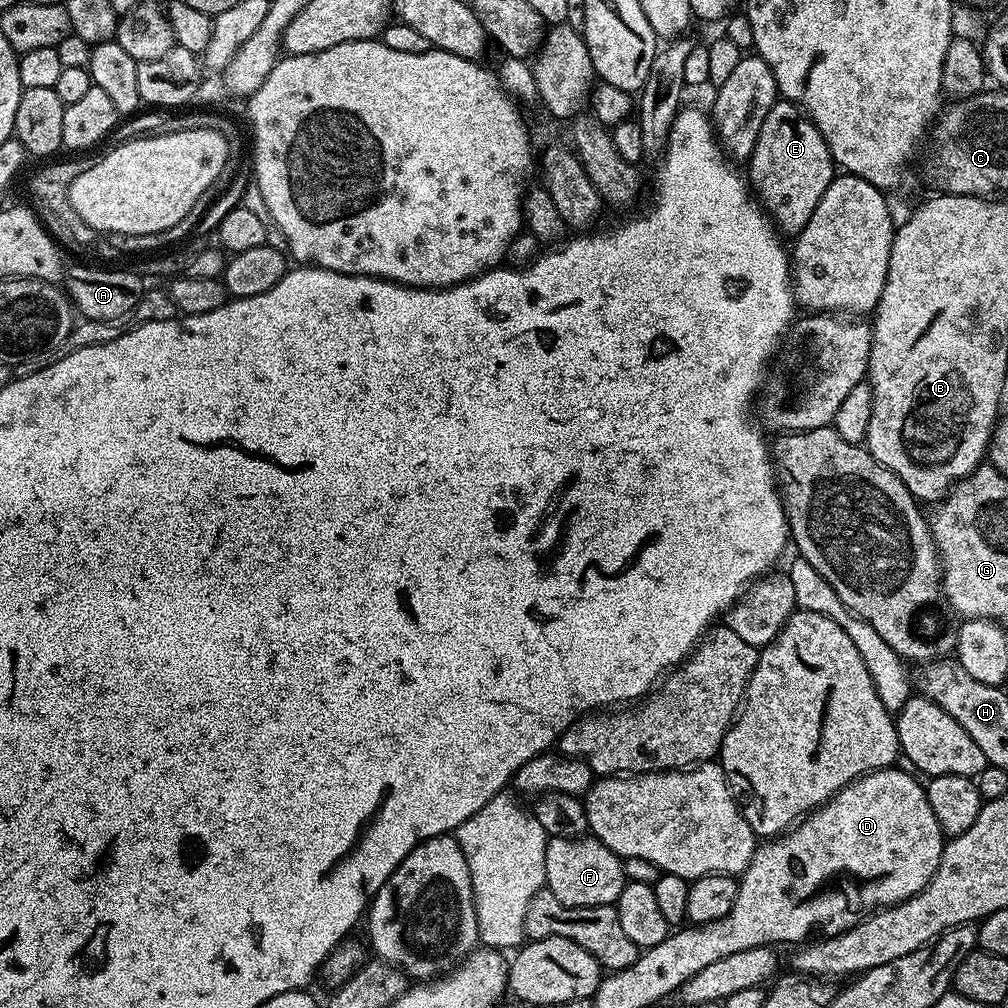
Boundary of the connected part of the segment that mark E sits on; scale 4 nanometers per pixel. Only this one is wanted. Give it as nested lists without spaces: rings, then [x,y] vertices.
[[[783,98],[766,114],[746,167],[751,191],[781,233],[803,230],[834,179],[834,161],[822,134],[795,104]]]

